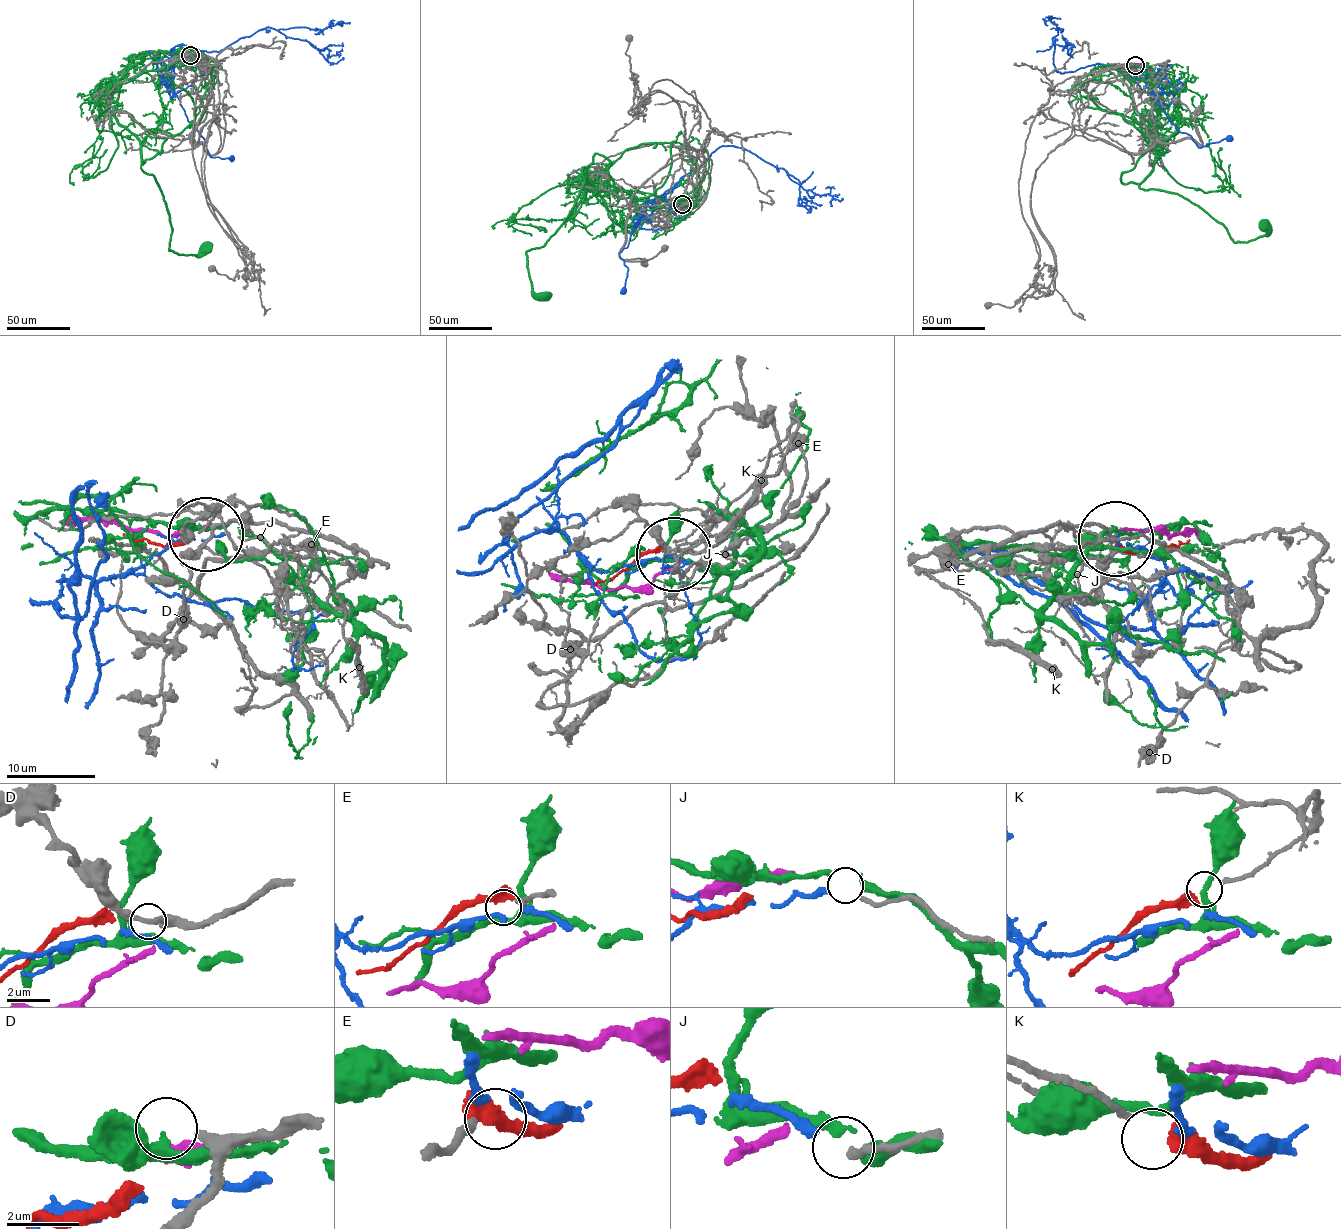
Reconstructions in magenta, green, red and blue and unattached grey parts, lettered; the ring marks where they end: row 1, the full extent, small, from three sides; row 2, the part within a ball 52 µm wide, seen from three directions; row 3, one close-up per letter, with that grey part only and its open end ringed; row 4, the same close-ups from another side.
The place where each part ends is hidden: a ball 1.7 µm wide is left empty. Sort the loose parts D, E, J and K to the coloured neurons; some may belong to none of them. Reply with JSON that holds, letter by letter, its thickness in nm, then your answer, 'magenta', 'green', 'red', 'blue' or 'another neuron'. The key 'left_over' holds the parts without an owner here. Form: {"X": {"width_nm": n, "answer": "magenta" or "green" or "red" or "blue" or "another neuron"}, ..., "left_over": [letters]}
{"D": {"width_nm": 240, "answer": "another neuron"}, "E": {"width_nm": 240, "answer": "another neuron"}, "J": {"width_nm": 200, "answer": "blue"}, "K": {"width_nm": 170, "answer": "red"}, "left_over": ["D", "E"]}

